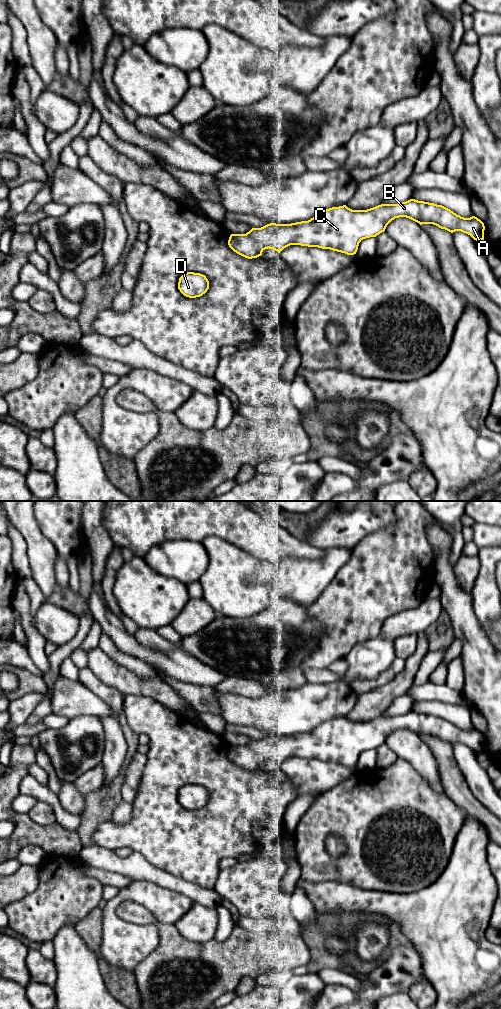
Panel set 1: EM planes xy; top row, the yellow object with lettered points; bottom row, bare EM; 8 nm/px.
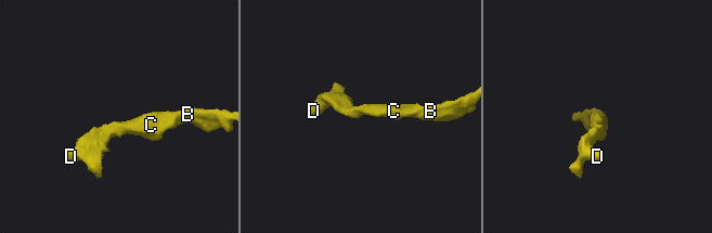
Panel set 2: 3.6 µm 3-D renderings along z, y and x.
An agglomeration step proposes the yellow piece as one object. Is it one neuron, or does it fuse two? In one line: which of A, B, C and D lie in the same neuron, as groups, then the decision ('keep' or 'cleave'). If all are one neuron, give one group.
A B C D | keep

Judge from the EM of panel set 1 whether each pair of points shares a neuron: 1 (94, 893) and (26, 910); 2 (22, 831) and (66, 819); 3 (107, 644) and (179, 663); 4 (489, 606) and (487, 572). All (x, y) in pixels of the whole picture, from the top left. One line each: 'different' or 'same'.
1: same
2: different
3: different
4: same

